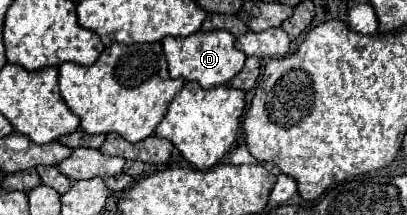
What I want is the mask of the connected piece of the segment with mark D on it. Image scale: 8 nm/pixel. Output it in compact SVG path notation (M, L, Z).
M212 30L212 32L194 32L186 38L174 38L166 36L162 40L164 54L168 58L168 70L172 78L184 78L188 82L198 82L202 88L214 88L220 84L226 84L234 78L234 74L240 72L244 66L246 54L236 50L234 46L236 38L224 30Z

